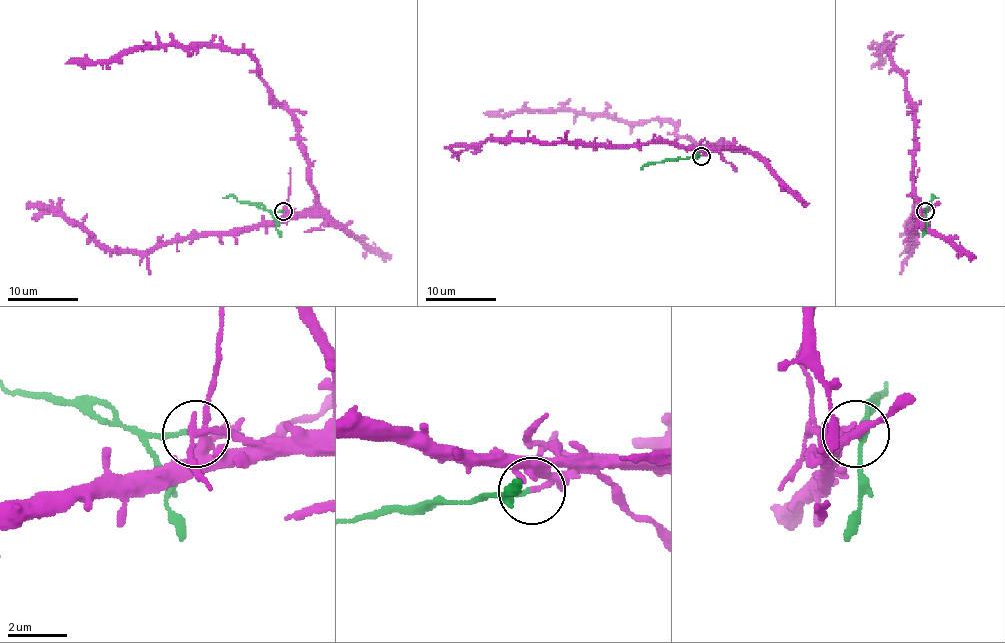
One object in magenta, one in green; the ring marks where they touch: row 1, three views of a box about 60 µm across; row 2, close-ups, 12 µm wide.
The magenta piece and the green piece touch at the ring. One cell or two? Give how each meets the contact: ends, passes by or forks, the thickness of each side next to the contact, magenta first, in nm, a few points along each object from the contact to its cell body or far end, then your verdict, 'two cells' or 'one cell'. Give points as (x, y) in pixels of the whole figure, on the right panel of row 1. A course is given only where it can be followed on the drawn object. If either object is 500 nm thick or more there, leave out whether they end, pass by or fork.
magenta passes by | green ends | 160/150 nm | magenta via (924, 212), (919, 214), (914, 178), (915, 104), (891, 47), (880, 47), (882, 63) | green via (924, 212), (931, 198), (938, 198) | two cells

